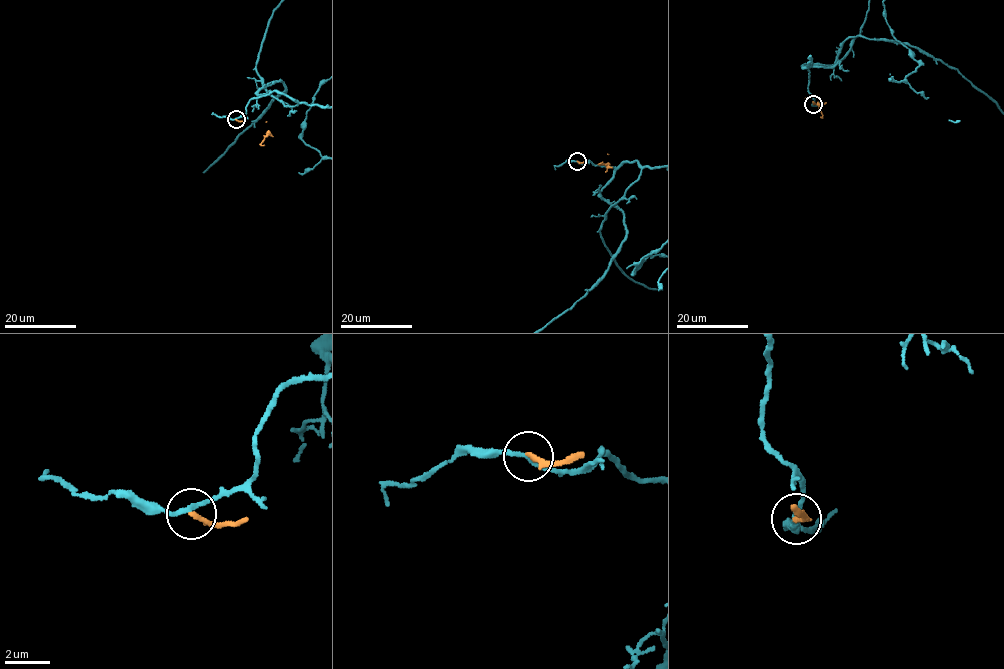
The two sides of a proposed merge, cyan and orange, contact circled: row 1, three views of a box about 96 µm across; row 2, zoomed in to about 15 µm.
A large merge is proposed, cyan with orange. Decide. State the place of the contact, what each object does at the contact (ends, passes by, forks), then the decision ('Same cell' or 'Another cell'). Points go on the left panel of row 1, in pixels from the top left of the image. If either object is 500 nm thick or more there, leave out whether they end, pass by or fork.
Place: (236, 119). At the ring cyan passes by. At the ring orange ends. Another cell

